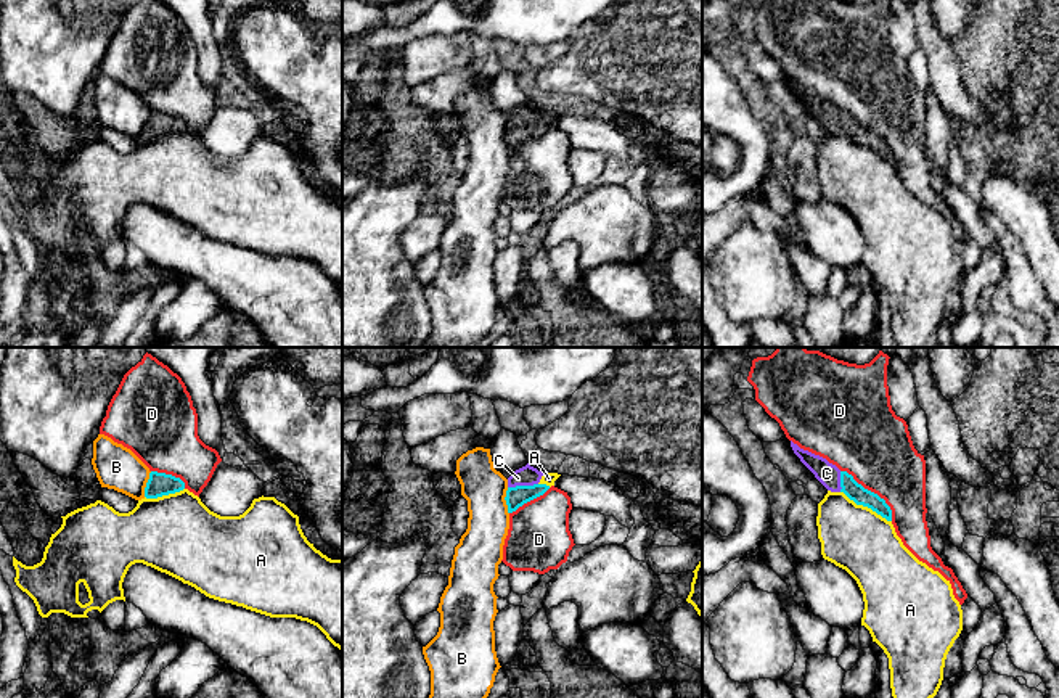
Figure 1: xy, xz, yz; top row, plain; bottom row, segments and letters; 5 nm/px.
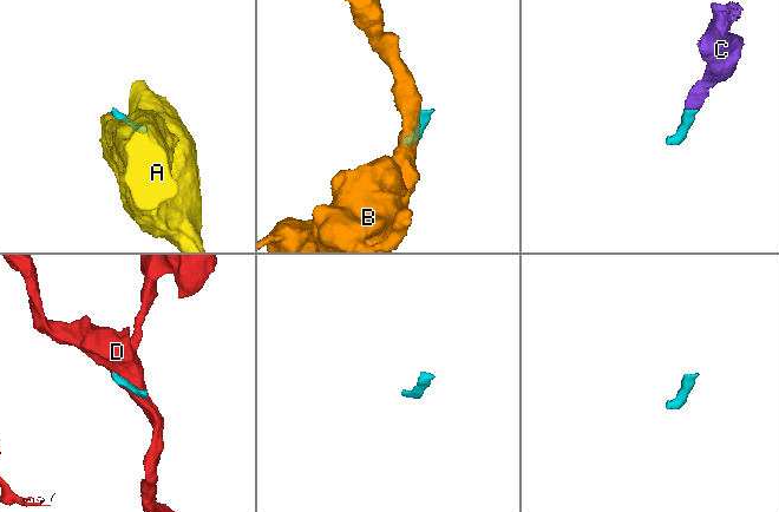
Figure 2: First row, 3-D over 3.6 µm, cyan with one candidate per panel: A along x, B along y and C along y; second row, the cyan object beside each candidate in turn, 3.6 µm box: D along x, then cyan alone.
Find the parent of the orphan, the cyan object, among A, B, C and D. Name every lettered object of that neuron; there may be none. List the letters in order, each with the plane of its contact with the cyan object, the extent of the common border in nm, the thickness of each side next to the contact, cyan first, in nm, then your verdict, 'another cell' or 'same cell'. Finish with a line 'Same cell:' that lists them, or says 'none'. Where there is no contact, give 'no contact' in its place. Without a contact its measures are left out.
A: meets cyan in yz; contact 300 nm long; 90 nm thick on the cyan side, 320 nm on the other; another cell
B: meets cyan in xz; contact 140 nm long; 100 nm thick on the cyan side, 220 nm on the other; another cell
C: meets cyan in xz; contact 150 nm long; 100 nm thick on the cyan side, 100 nm on the other; same cell
D: meets cyan in yz; contact 360 nm long; 90 nm thick on the cyan side, 380 nm on the other; another cell
Same cell: C

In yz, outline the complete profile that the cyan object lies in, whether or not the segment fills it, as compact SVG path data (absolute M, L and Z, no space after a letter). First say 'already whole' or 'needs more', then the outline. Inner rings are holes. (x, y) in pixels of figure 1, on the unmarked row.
needs more; M791 80L794 93L800 101L815 114L815 117L831 132L844 132L857 145L863 145L892 161L892 150L877 133L865 129L858 124L852 114L840 111L836 105L826 98L800 88Z

